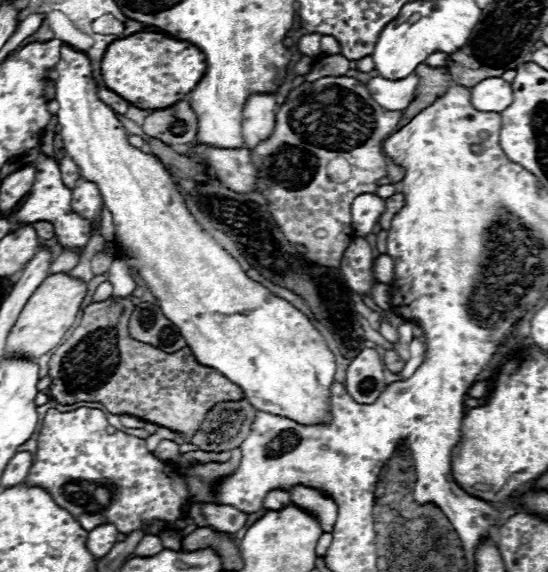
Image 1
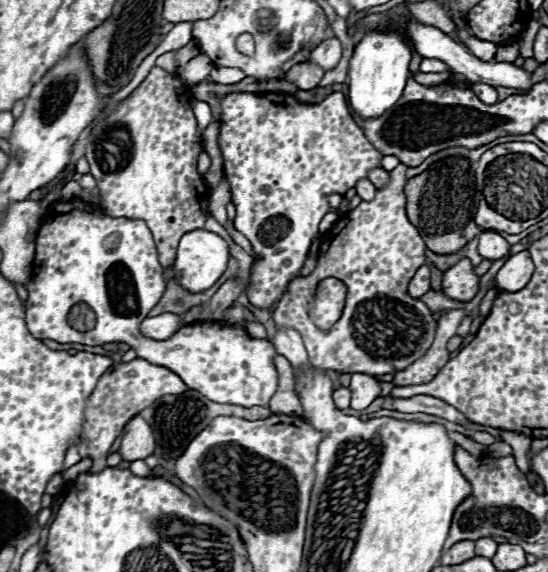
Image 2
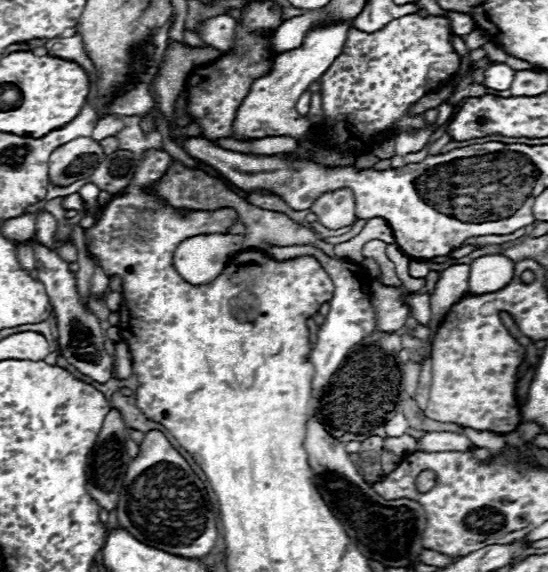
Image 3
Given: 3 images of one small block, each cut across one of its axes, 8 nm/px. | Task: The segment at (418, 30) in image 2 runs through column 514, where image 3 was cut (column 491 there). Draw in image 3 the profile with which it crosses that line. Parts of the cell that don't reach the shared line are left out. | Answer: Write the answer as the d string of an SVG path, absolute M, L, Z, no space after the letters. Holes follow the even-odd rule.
M492 64L484 72L484 86L492 90L508 90L514 80L514 70L506 64Z

